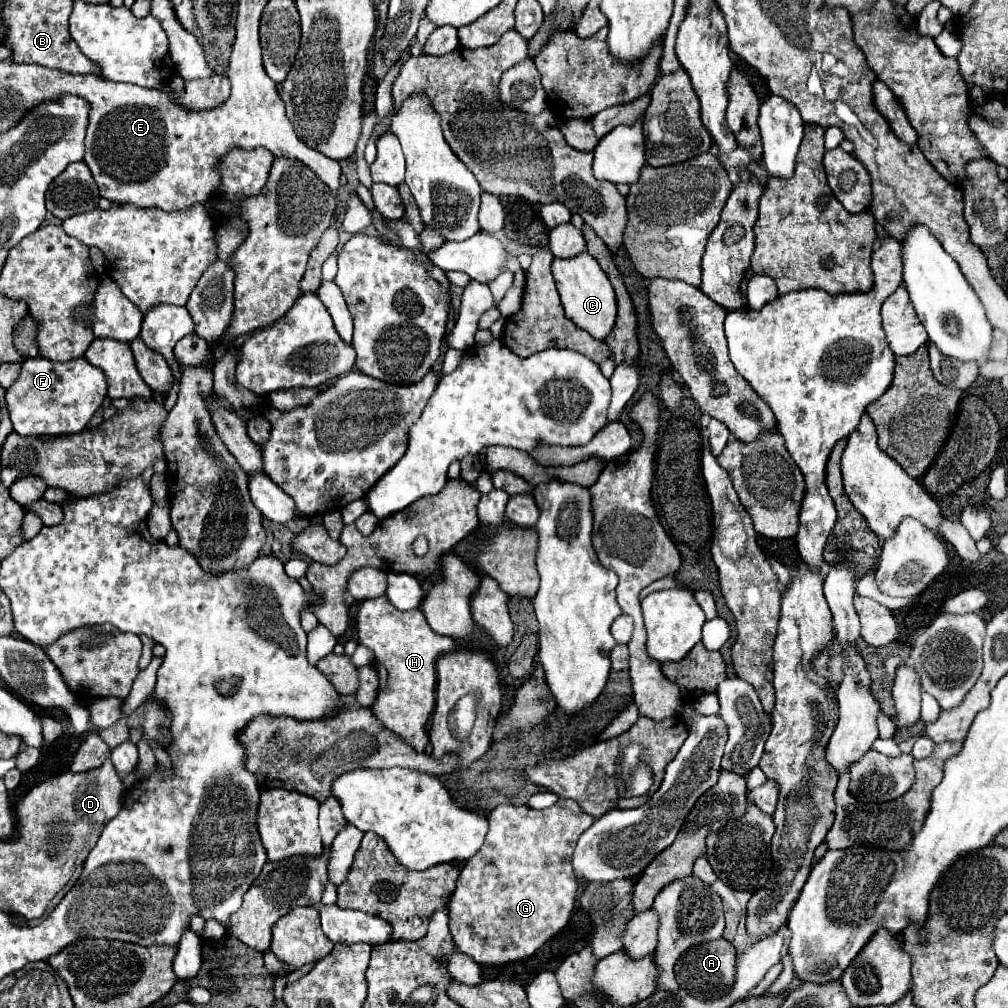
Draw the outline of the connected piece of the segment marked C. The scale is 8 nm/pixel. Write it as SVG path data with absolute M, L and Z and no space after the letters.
M580 253L572 259L554 259L552 261L552 275L562 299L562 307L566 315L580 327L586 329L594 339L606 339L610 327L614 327L616 319L616 299L610 281L606 279L604 271L598 267L598 261L588 253Z

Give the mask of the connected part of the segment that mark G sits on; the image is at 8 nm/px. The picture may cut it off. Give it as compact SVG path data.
M558 799L558 803L554 803L554 807L548 807L548 809L542 809L542 811L526 807L526 805L522 805L522 807L516 807L516 805L498 805L496 809L490 811L488 821L490 821L490 829L488 829L486 841L480 847L480 851L472 859L466 861L464 869L460 871L456 891L450 897L450 903L448 903L448 927L450 927L450 933L452 933L454 945L456 945L456 949L460 953L470 955L476 963L482 963L482 965L504 965L504 963L520 961L520 959L526 959L526 957L534 955L552 935L556 935L560 929L566 927L566 923L568 923L568 919L572 915L572 909L574 909L576 891L578 891L578 881L576 881L574 867L572 867L572 853L574 853L578 837L594 823L594 817L584 813L576 801L572 801L572 799Z

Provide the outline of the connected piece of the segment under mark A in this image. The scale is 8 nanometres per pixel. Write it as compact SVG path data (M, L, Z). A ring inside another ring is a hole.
M714 939L714 941L704 941L700 945L690 947L686 953L680 955L676 967L676 981L680 985L680 989L684 989L688 995L702 999L702 1001L710 1001L710 999L720 999L724 995L728 995L728 991L734 985L734 977L736 977L736 949L730 941L726 939Z

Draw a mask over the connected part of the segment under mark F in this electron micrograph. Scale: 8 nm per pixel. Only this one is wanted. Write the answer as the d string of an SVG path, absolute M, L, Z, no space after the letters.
M44 357L26 359L18 381L6 391L6 403L14 431L18 435L60 435L80 433L106 397L106 375L84 357L54 363Z

